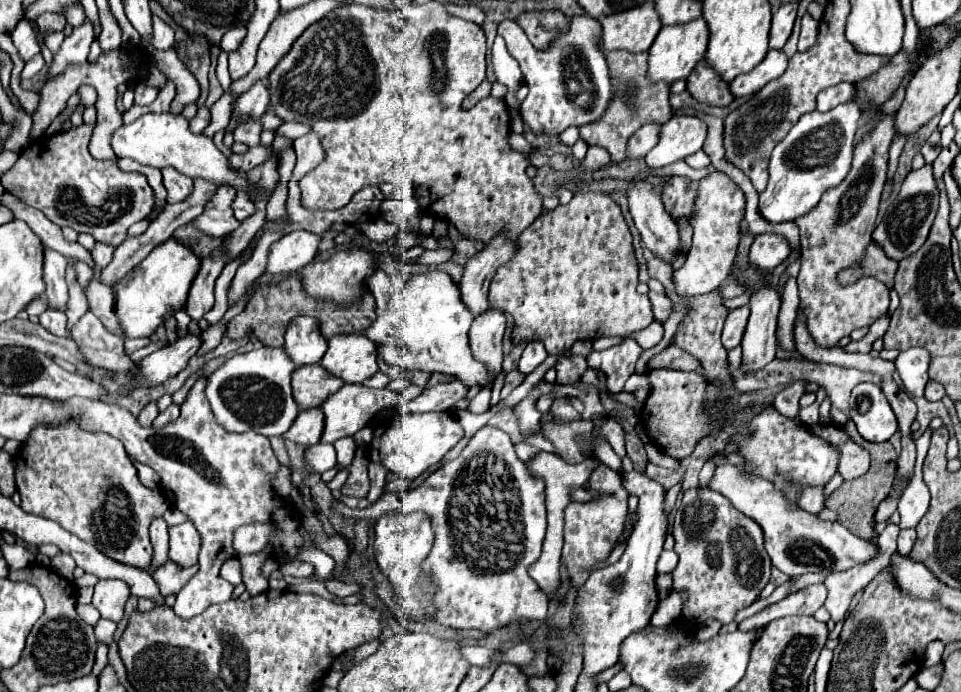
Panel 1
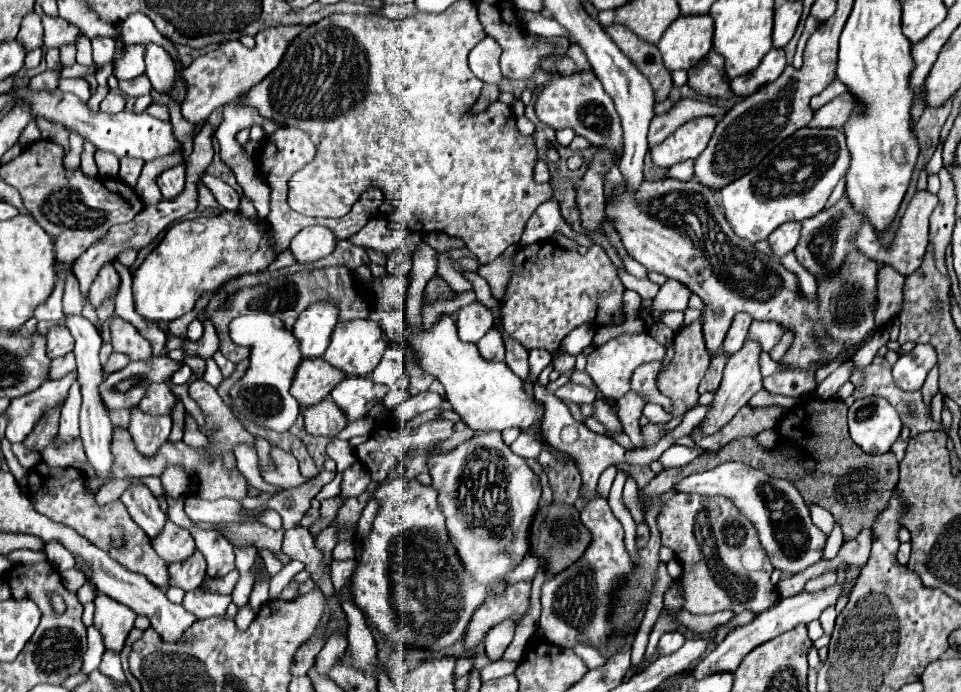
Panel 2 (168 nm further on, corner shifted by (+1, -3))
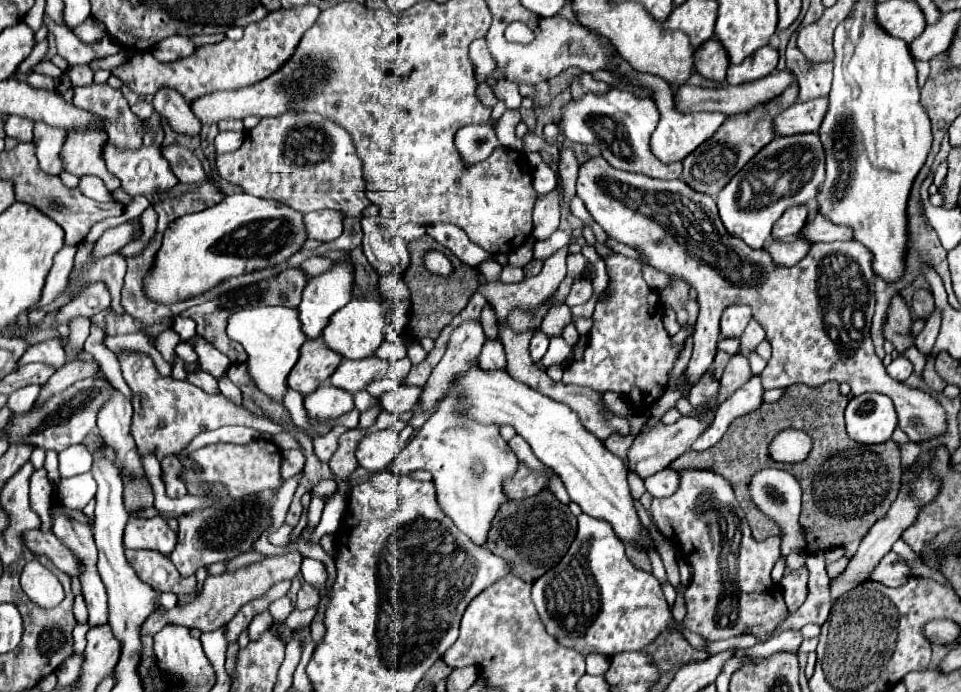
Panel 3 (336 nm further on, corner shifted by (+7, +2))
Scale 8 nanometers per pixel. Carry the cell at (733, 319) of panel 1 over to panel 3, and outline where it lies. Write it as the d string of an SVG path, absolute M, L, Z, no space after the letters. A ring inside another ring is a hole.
M732 304L722 312L720 332L724 338L742 336L750 320L752 320L752 308L748 304Z

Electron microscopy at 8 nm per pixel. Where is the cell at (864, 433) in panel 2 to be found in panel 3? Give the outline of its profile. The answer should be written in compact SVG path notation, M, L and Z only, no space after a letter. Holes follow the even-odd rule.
M884 394L854 396L846 408L846 430L864 444L888 442L896 428L896 410Z

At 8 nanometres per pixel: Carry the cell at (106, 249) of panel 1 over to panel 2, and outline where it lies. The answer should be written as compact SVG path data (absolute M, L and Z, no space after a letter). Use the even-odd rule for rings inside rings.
M106 263L98 271L98 275L96 275L96 279L90 287L90 293L88 293L88 297L92 301L92 307L98 307L106 297L110 297L118 289L118 285L120 285L120 275L112 267L112 263Z

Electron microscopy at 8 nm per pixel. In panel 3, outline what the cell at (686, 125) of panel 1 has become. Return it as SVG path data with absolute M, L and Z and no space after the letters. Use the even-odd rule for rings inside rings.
M616 56L616 60L618 60L618 64L622 66L622 70L630 72L632 76L640 78L642 84L646 84L648 88L654 88L654 90L656 90L654 100L656 100L656 106L658 106L658 110L660 110L660 122L658 122L658 128L656 128L654 134L652 134L652 144L650 144L650 146L652 146L654 156L656 156L660 162L670 164L670 162L676 162L676 160L684 160L684 158L686 158L690 152L694 152L702 142L706 142L708 138L712 138L712 136L716 134L716 130L728 120L728 116L722 114L722 112L694 112L694 114L682 114L682 112L678 112L678 110L674 108L674 104L672 104L672 88L670 88L666 82L660 82L660 80L654 78L654 76L640 76L640 74L632 72L632 68L630 68L620 56Z

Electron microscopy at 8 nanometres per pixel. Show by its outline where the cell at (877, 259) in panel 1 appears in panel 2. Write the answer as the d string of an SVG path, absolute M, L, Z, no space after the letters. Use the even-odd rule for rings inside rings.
M882 265L878 269L876 279L878 279L878 301L880 301L876 309L876 325L884 327L900 313L904 277L896 273L892 267Z

